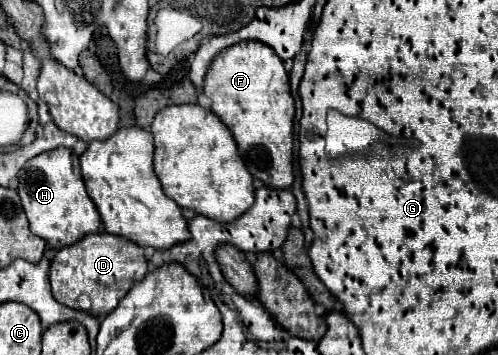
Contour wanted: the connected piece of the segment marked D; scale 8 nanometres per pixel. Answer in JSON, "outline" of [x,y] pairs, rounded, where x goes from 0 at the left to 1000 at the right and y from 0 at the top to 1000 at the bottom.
{"outline":[[[207,654],[207,659],[179,659],[179,665],[163,670],[159,682],[122,699],[102,738],[98,794],[102,794],[106,834],[114,851],[122,851],[139,868],[187,885],[187,890],[215,890],[219,879],[227,879],[235,868],[243,834],[251,834],[271,794],[287,789],[295,777],[295,766],[299,766],[299,738],[291,727],[291,710],[283,693],[275,693],[263,676],[251,676],[243,665]]]}

